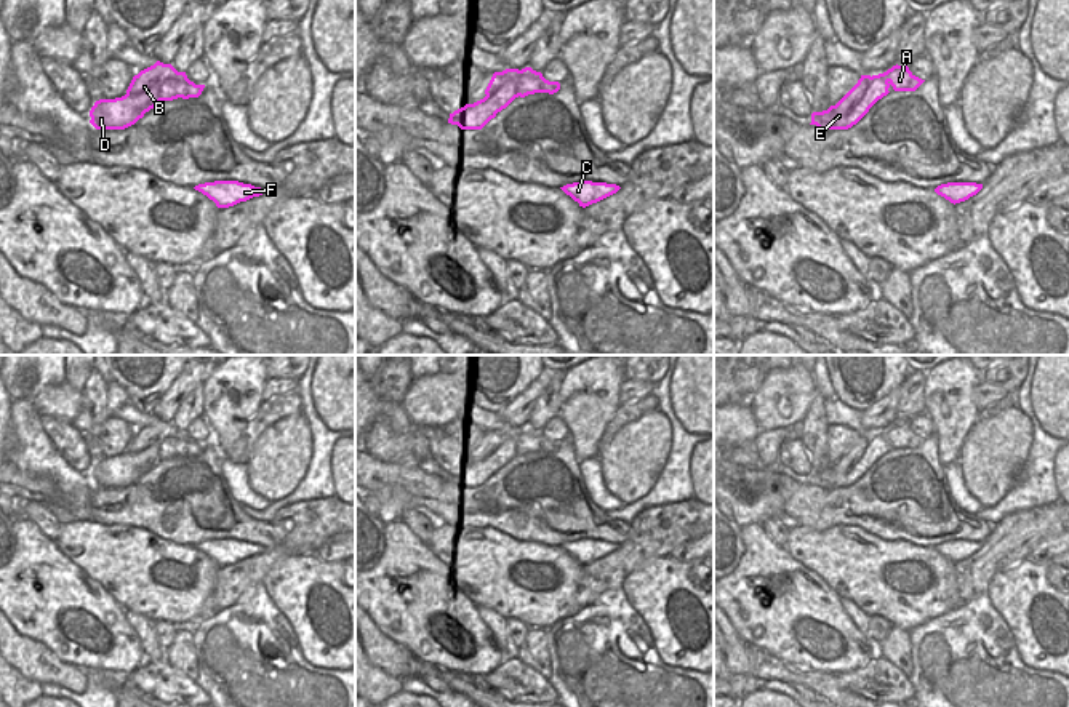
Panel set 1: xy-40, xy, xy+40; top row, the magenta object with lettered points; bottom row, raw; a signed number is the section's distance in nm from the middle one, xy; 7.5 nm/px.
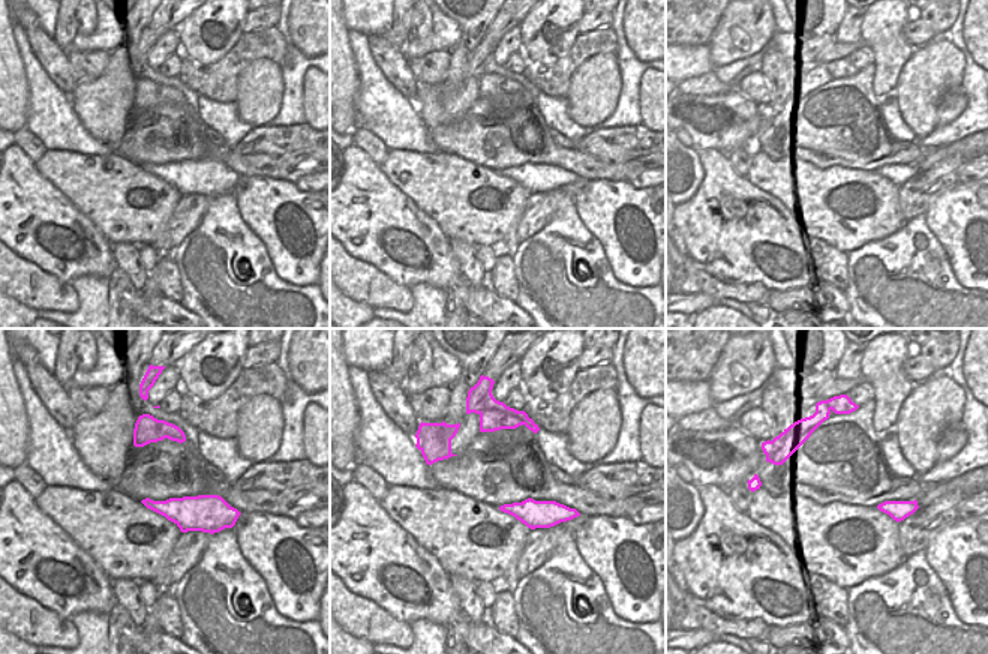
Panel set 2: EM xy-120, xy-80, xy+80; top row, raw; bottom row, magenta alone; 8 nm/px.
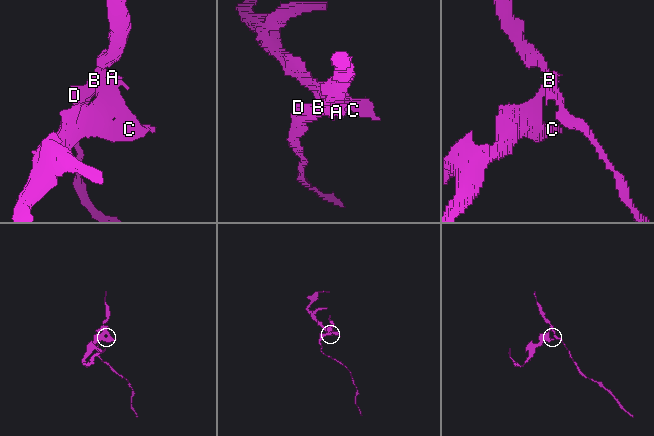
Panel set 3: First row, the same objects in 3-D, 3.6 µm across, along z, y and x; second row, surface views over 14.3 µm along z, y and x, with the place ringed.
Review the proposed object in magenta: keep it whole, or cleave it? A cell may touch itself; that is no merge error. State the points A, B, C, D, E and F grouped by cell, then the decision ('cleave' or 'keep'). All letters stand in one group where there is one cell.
A C F / B D E; cleave

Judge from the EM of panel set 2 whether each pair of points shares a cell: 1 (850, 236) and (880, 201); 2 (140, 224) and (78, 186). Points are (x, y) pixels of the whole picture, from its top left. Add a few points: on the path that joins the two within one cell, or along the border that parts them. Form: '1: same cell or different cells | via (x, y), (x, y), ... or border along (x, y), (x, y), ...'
1: same cell | via (859, 227), (877, 210)
2: same cell | via (125, 209), (104, 188), (93, 186)

